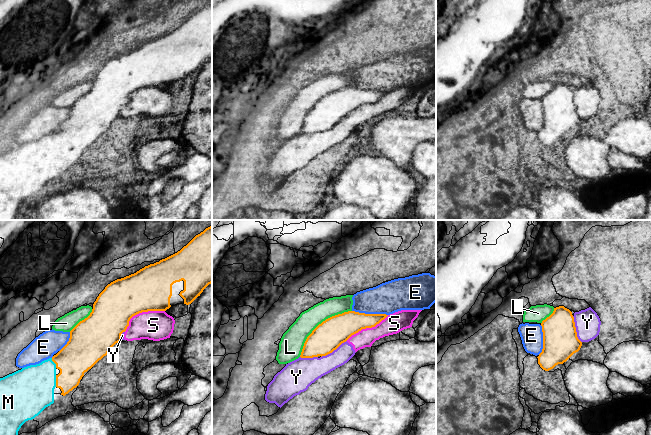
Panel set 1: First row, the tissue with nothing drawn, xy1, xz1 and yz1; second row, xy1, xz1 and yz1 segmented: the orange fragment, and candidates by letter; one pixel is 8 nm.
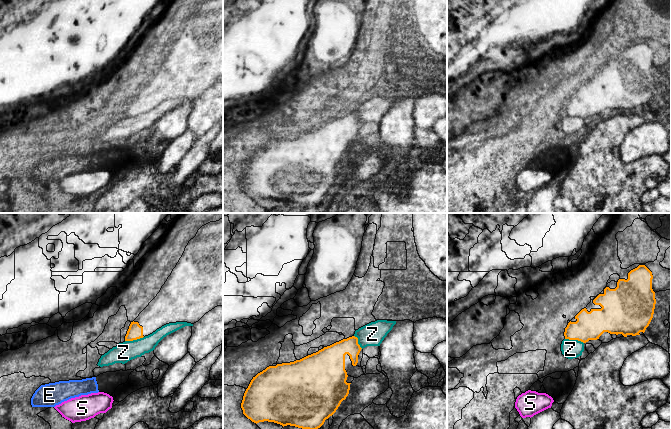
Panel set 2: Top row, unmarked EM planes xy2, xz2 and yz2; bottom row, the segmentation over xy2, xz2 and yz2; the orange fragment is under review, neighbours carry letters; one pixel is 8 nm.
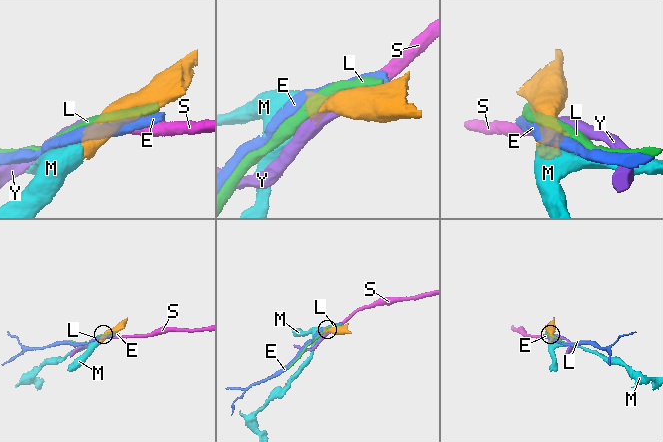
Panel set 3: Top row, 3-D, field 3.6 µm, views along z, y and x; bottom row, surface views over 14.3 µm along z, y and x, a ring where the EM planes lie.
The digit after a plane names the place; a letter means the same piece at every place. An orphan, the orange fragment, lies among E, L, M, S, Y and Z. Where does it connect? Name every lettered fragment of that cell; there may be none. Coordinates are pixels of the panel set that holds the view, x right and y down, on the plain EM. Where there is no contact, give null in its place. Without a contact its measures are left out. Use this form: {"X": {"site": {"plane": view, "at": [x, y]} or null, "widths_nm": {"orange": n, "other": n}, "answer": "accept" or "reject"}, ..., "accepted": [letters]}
{"E": {"site": {"plane": "xz1", "at": [370, 90]}, "widths_nm": {"orange": 200, "other": 260}, "answer": "reject"}, "L": {"site": {"plane": "xz1", "at": [319, 100]}, "widths_nm": {"orange": 240, "other": 180}, "answer": "reject"}, "M": {"site": {"plane": "xy1", "at": [56, 157]}, "widths_nm": {"orange": 280, "other": 380}, "answer": "accept"}, "S": {"site": {"plane": "xy1", "at": [141, 88]}, "widths_nm": {"orange": 360, "other": 240}, "answer": "reject"}, "Y": {"site": {"plane": "yz1", "at": [575, 105]}, "widths_nm": {"orange": 280, "other": 200}, "answer": "reject"}, "Z": {"site": {"plane": "xy2", "at": [134, 115]}, "widths_nm": {"orange": 120, "other": 160}, "answer": "reject"}, "accepted": ["M"]}

